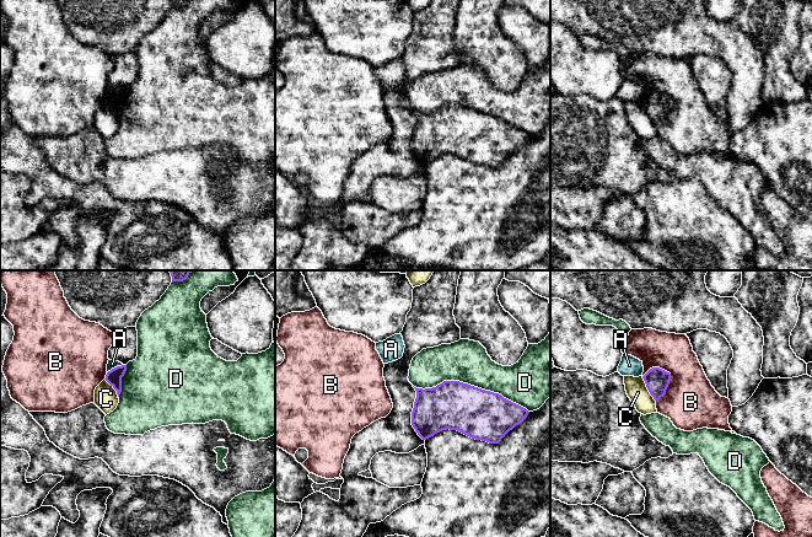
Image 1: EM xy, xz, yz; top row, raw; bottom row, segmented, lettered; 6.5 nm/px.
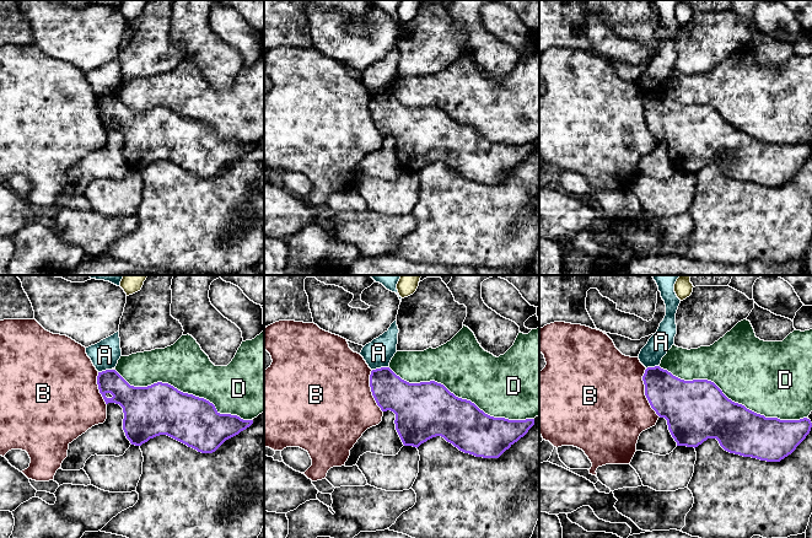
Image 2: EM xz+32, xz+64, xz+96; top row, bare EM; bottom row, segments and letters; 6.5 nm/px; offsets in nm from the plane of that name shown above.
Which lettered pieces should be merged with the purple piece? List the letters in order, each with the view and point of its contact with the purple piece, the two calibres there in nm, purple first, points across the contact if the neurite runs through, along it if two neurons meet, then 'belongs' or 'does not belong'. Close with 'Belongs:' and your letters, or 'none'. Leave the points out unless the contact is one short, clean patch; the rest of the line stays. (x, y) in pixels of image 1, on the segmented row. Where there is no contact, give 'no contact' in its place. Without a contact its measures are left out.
A: xy (114, 368) | 100/60 nm | along xy (122, 364), (107, 372) | does not belong
B: yz (670, 380) | 160/360 nm | does not belong
C: yz (648, 388) | 160/140 nm | along yz (641, 376), (655, 401) | does not belong
D: xz (469, 385) | 320/280 nm | does not belong
Belongs: none

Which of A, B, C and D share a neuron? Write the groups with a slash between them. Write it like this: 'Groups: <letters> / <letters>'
Groups: A / B / C / D

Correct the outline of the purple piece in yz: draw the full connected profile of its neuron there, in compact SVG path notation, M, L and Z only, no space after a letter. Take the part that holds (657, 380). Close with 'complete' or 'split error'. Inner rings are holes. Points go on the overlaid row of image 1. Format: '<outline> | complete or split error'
M652 367L642 376L650 394L655 401L658 401L666 394L666 390L671 381L671 374L660 369Z | complete

